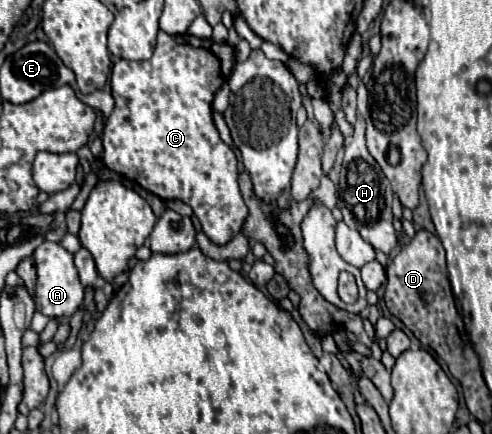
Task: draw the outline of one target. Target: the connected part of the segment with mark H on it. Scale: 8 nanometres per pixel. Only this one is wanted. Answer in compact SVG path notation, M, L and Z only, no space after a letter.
M361 82L356 92L357 119L354 124L354 138L344 148L344 162L338 184L338 208L344 214L344 222L350 228L354 228L368 244L372 244L374 250L382 250L384 254L390 254L390 250L398 244L396 230L392 226L392 188L366 146L366 117L370 115L368 90Z

